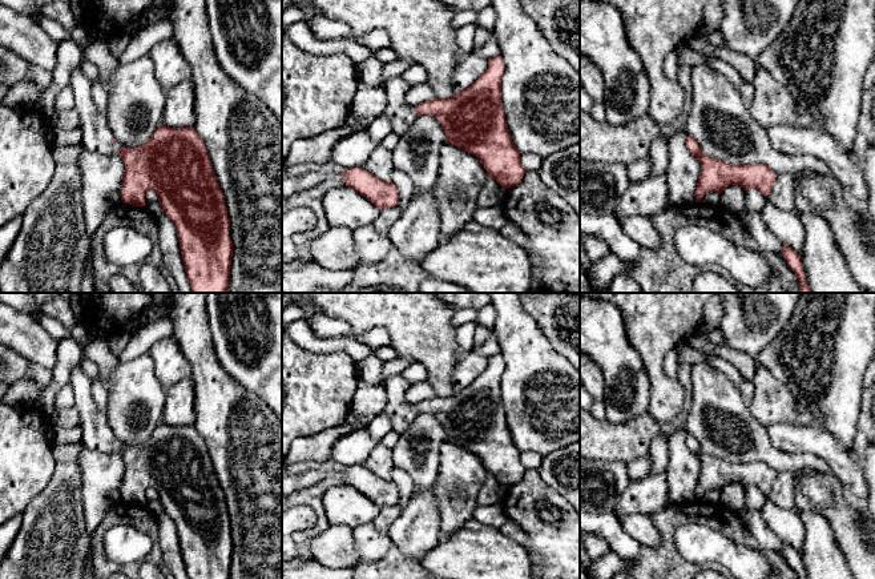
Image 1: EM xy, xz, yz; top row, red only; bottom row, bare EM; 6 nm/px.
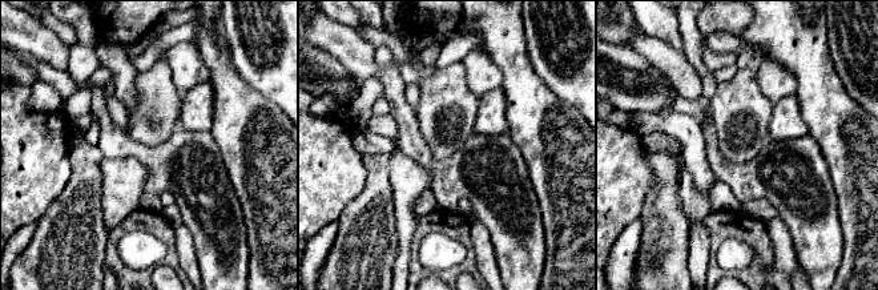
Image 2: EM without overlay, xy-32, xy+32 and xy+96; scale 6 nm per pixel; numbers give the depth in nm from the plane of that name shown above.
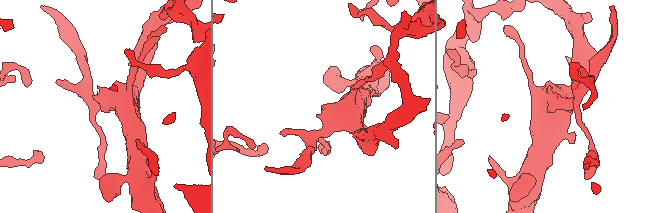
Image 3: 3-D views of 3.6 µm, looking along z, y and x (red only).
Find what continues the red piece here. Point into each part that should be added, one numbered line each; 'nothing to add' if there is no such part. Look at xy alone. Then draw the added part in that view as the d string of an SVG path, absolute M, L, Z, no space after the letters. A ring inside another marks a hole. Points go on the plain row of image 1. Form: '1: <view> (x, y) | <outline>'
1: xy (97, 434) | M80 363L70 371L70 385L81 421L81 443L93 451L117 453L122 442L112 438L113 431L108 425L106 414L97 407L92 397L92 379L82 371Z

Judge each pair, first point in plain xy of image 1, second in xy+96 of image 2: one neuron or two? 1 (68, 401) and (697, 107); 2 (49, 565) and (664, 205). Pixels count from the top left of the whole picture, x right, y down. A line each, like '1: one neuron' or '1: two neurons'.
1: one neuron
2: one neuron

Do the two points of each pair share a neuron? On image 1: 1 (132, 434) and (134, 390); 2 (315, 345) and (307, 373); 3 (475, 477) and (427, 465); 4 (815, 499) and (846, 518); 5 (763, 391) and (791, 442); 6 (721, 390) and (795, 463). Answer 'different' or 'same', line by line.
1: same
2: different
3: different
4: same
5: different
6: same

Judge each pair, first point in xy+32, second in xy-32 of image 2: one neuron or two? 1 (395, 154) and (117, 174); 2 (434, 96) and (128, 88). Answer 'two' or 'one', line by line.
1: one
2: two

